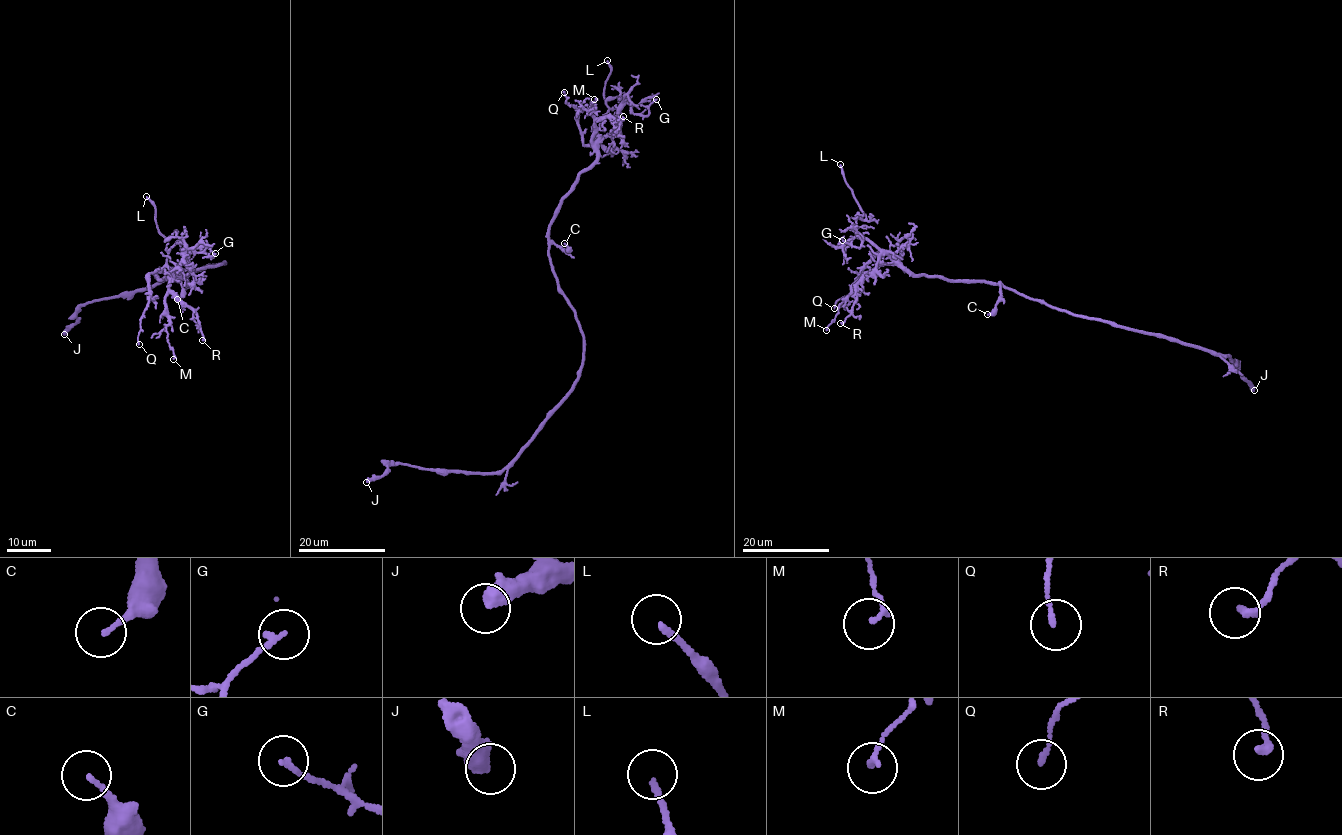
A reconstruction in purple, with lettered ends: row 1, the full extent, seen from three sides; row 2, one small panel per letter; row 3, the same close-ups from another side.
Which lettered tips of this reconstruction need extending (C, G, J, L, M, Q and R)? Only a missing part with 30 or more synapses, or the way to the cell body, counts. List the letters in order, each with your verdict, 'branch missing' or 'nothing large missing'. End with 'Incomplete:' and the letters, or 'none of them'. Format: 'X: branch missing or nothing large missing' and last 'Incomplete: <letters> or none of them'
C: nothing large missing
G: nothing large missing
J: nothing large missing
L: branch missing
M: nothing large missing
Q: nothing large missing
R: nothing large missing
Incomplete: L

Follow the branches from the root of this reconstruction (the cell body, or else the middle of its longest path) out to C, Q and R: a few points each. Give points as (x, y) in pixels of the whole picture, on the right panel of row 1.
C: (1056, 309), (1001, 285), (998, 301), (987, 314)
Q: (1056, 309), (998, 284), (916, 276), (904, 269), (899, 261), (900, 255), (895, 258), (879, 253), (834, 308)
R: (1056, 309), (998, 284), (916, 276), (896, 265), (883, 263), (858, 282), (852, 311), (840, 323)

